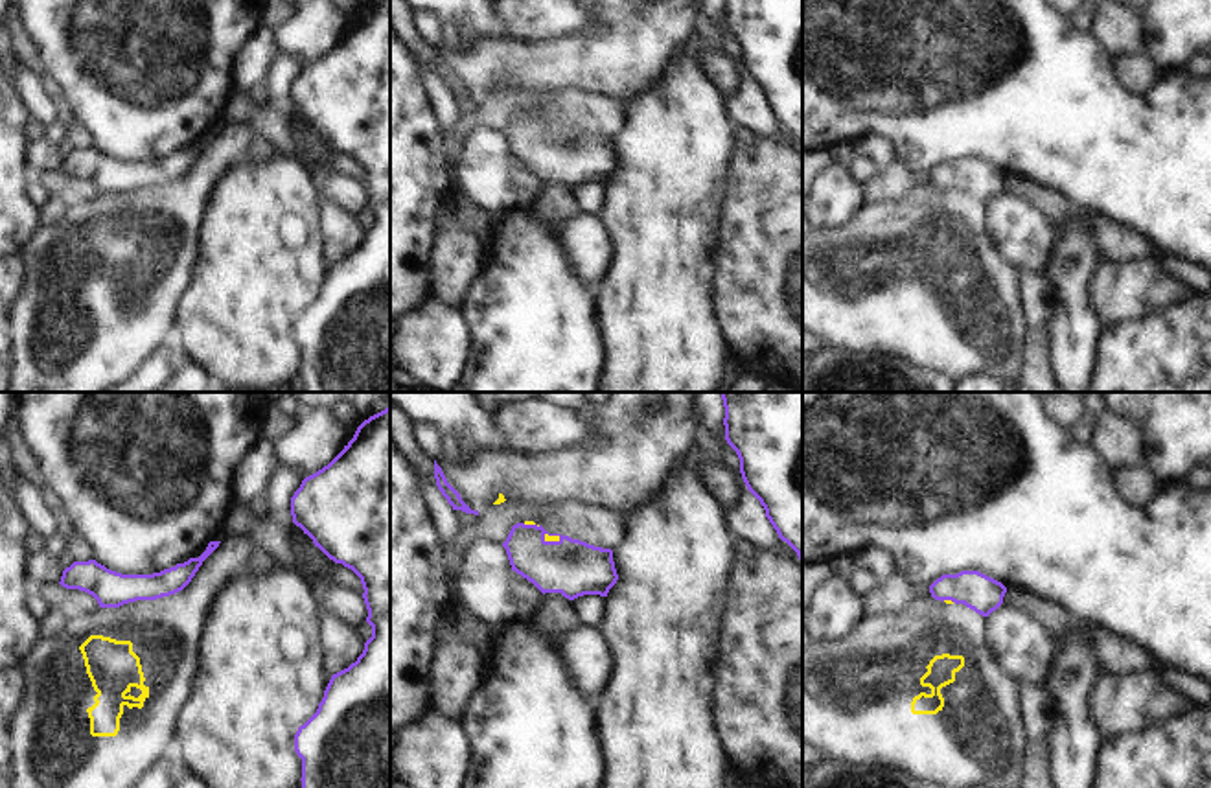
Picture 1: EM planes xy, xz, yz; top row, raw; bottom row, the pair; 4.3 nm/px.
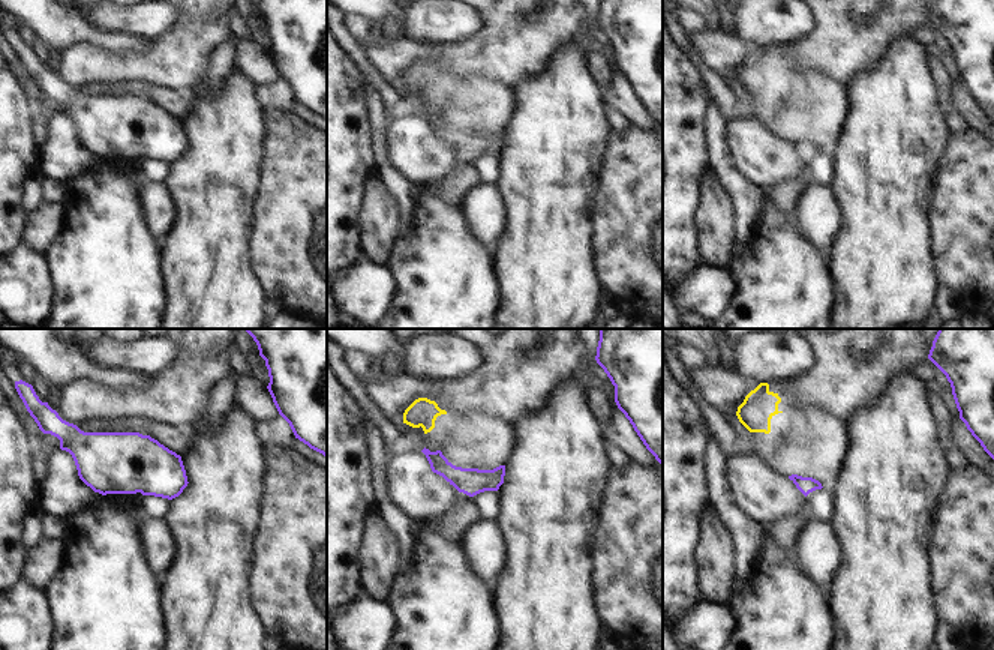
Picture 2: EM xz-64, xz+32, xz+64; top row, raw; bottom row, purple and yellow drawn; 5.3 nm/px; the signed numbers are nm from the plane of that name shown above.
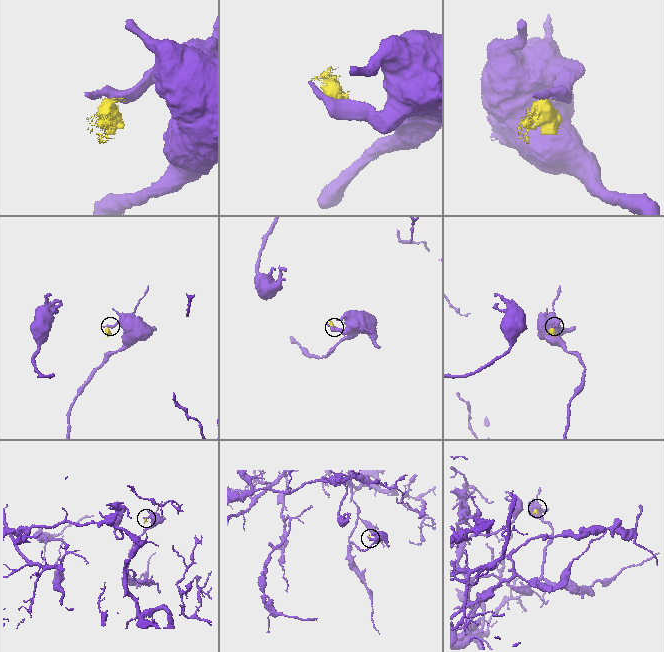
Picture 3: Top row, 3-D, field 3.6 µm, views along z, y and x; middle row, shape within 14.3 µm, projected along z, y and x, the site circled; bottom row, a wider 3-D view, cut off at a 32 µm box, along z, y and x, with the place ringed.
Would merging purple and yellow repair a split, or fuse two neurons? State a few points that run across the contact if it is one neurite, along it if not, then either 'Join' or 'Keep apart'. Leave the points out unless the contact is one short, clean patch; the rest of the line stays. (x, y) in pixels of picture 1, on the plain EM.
Line: xz (543, 122), (554, 122), (560, 127). Keep apart

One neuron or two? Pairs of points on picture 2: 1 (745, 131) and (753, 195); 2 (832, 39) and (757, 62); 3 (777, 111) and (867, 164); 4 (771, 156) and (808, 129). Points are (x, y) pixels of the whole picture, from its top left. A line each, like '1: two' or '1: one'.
1: two
2: two
3: two
4: two

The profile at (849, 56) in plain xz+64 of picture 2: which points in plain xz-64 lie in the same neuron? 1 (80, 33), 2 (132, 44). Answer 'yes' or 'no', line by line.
1: no
2: no

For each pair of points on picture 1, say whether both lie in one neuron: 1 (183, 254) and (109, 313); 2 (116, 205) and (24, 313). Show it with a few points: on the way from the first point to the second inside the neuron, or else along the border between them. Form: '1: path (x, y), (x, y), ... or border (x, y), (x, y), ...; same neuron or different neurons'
1: path (164, 258), (127, 295); same neuron
2: path (105, 232), (52, 286); same neuron

